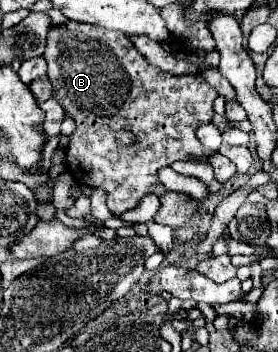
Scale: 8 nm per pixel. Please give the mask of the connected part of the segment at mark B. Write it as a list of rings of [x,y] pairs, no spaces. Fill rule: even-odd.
[[[68,20],[64,24],[52,26],[48,30],[44,58],[48,62],[48,78],[52,84],[54,98],[62,104],[66,114],[76,122],[76,130],[70,136],[70,144],[66,148],[68,170],[72,172],[76,182],[106,190],[108,208],[116,216],[136,208],[142,196],[150,192],[158,194],[162,202],[160,212],[154,216],[158,224],[168,224],[174,228],[176,224],[184,224],[188,216],[194,216],[196,204],[188,202],[184,194],[166,192],[156,172],[164,166],[170,166],[174,160],[208,158],[212,154],[210,150],[204,150],[196,140],[196,128],[212,120],[214,116],[212,102],[218,96],[218,92],[210,84],[206,84],[206,80],[200,76],[182,76],[182,86],[180,86],[178,76],[160,72],[158,68],[150,66],[146,58],[136,50],[132,40],[128,36],[122,36],[122,32],[104,32],[92,24],[82,24],[82,22]],[[118,130],[130,130],[136,136],[136,142],[130,146],[116,144],[114,132]]]

